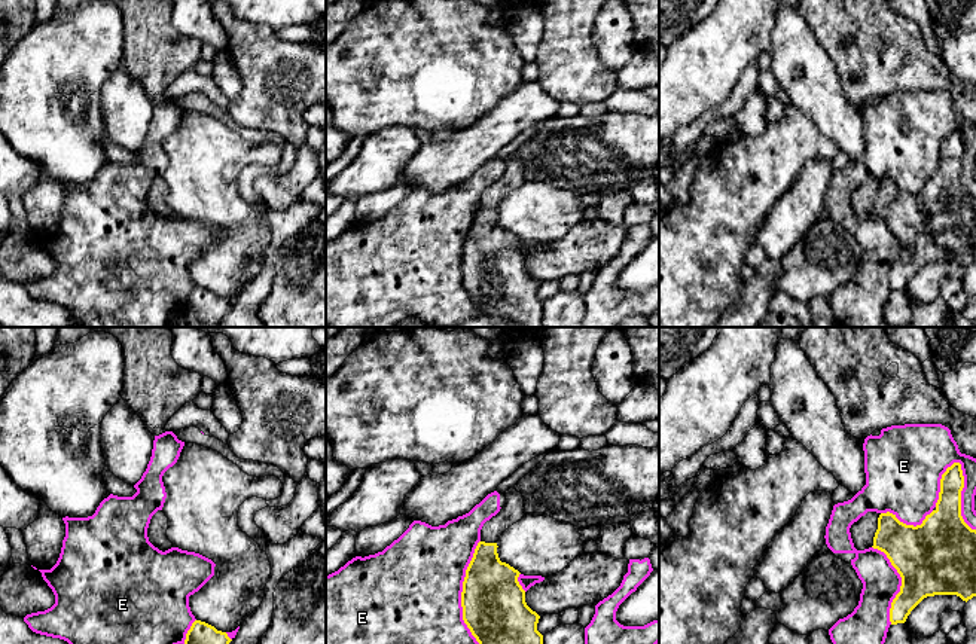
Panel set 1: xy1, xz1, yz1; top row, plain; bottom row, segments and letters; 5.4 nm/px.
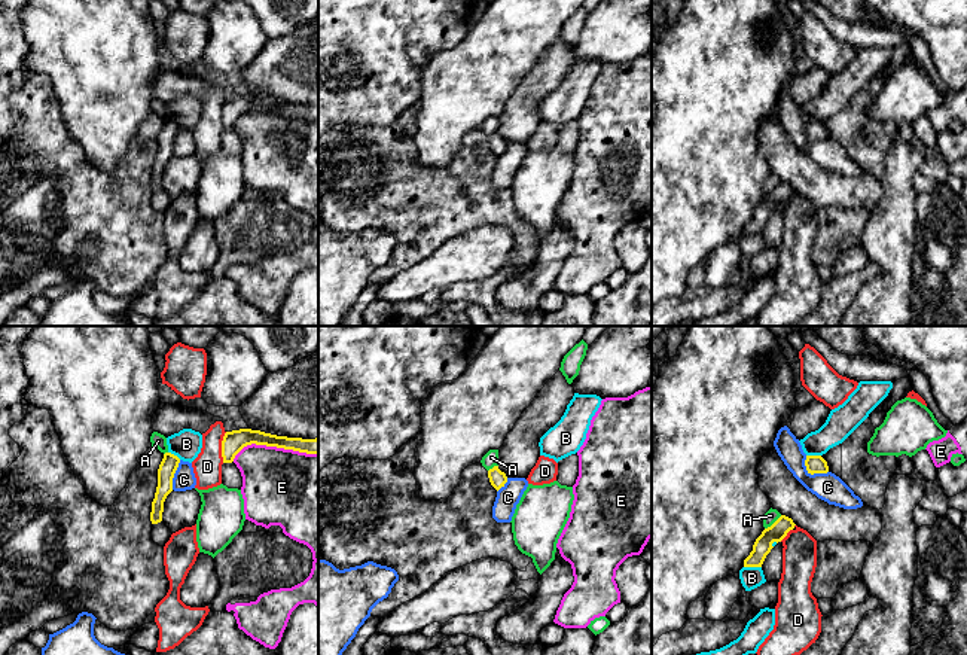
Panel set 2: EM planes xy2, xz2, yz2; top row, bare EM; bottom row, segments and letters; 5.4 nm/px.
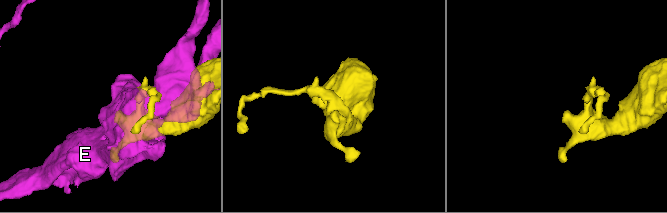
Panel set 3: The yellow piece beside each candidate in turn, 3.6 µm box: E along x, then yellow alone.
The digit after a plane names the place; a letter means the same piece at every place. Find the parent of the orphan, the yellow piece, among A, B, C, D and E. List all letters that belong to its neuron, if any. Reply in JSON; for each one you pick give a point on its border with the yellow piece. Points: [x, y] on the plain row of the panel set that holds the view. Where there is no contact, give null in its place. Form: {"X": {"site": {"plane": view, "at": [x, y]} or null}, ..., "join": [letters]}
{"join": []}

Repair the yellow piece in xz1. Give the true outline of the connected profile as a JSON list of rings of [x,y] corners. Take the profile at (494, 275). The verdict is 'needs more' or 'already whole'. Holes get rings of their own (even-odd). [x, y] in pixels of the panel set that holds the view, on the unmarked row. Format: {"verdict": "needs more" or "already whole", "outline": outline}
{"verdict": "needs more", "outline": [[[513,155],[506,158],[506,171],[481,196],[473,225],[466,236],[461,259],[463,287],[479,309],[479,317],[509,320],[515,327],[545,327],[543,302],[537,297],[540,283],[525,269],[518,248],[519,238],[501,229],[497,220],[500,202],[525,181],[524,164]]]}

